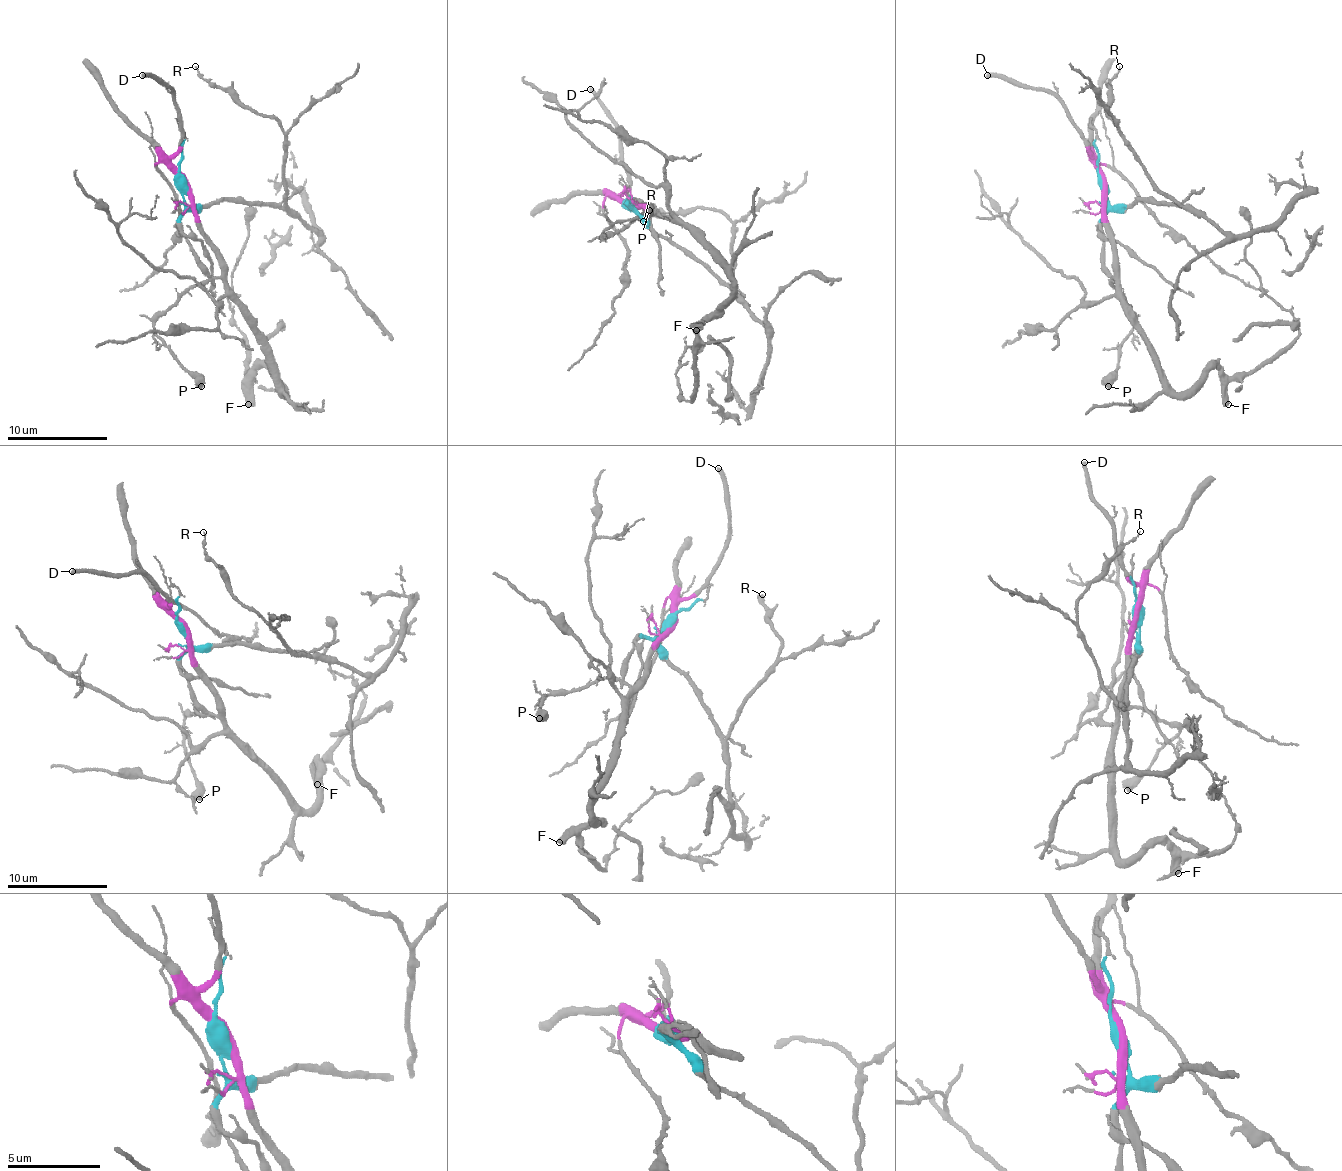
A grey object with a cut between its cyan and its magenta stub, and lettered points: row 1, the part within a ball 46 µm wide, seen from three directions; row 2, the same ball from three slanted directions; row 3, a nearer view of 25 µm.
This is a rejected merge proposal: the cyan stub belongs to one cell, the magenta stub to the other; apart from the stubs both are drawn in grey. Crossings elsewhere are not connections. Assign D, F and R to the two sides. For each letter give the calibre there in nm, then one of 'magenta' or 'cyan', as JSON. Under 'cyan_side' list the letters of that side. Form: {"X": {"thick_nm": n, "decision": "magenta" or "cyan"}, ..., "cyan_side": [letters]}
{"D": {"thick_nm": 320, "decision": "magenta"}, "F": {"thick_nm": 600, "decision": "magenta"}, "R": {"thick_nm": 110, "decision": "cyan"}, "cyan_side": ["R"]}

